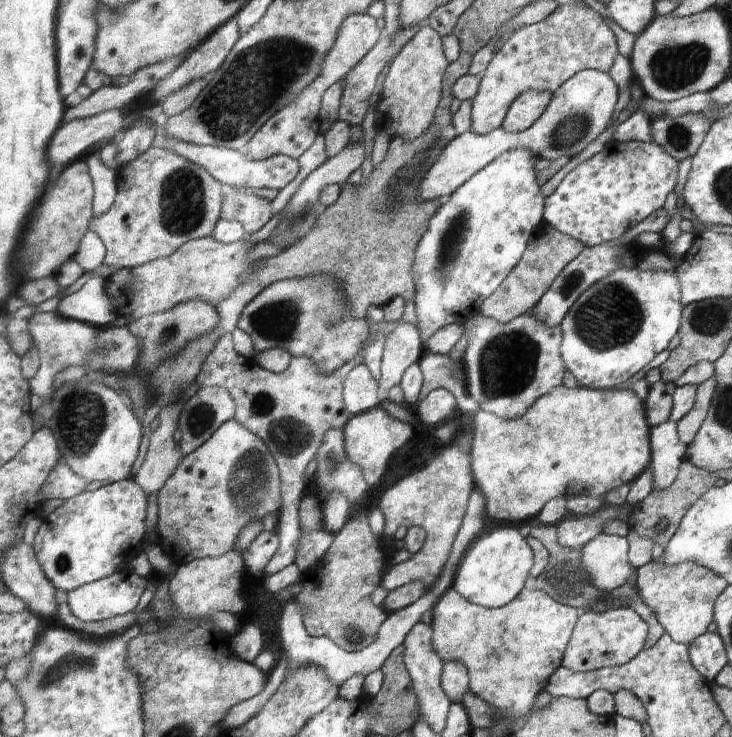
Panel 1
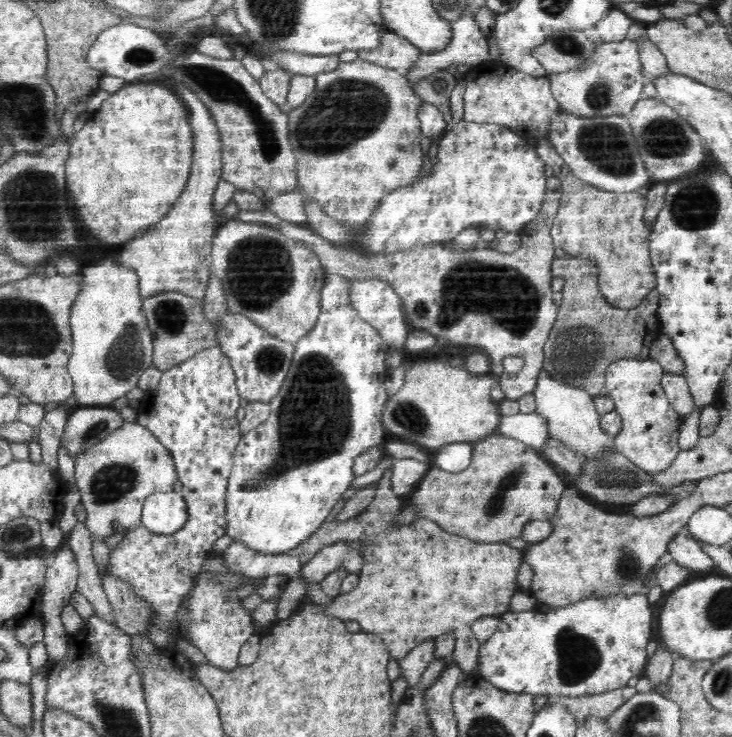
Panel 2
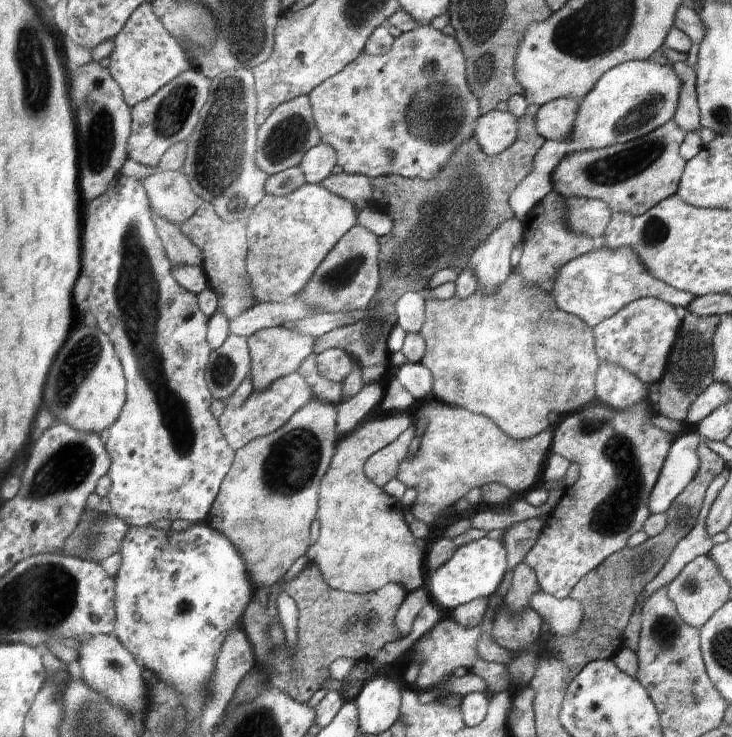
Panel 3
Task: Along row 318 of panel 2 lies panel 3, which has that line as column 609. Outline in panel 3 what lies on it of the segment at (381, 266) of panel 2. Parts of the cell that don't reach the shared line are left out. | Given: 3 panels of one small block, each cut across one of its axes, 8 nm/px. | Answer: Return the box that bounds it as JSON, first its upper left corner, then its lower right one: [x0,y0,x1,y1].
[523,401,676,599]

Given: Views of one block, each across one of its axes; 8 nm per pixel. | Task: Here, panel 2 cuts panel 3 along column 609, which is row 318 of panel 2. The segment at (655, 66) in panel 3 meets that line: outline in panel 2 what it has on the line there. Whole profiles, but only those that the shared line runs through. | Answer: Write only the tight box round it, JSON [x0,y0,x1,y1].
[67,256,154,409]

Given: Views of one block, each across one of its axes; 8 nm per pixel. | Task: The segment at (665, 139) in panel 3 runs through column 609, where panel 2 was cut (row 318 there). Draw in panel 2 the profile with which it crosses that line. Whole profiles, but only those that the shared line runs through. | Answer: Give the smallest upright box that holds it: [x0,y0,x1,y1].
[142,291,218,371]

